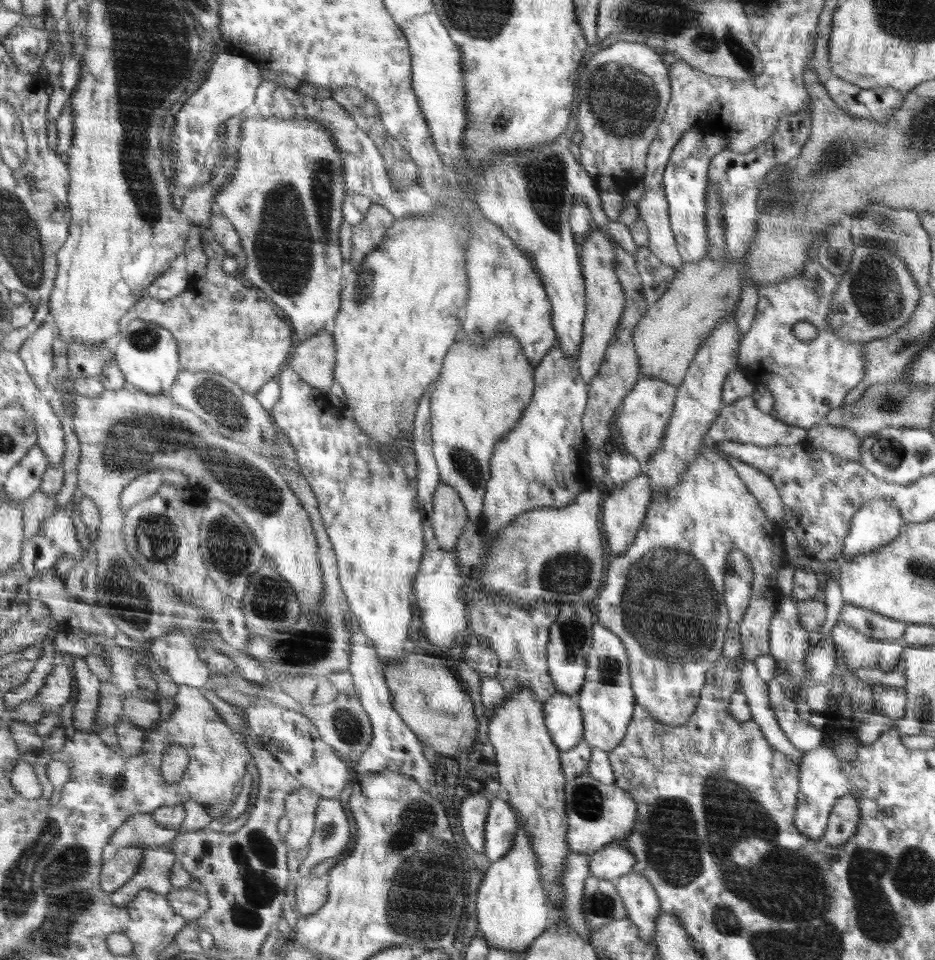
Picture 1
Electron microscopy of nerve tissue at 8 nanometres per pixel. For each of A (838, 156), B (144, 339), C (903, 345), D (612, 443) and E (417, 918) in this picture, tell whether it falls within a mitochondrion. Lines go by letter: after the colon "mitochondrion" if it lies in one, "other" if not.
A: mitochondrion
B: mitochondrion
C: mitochondrion
D: other
E: mitochondrion

